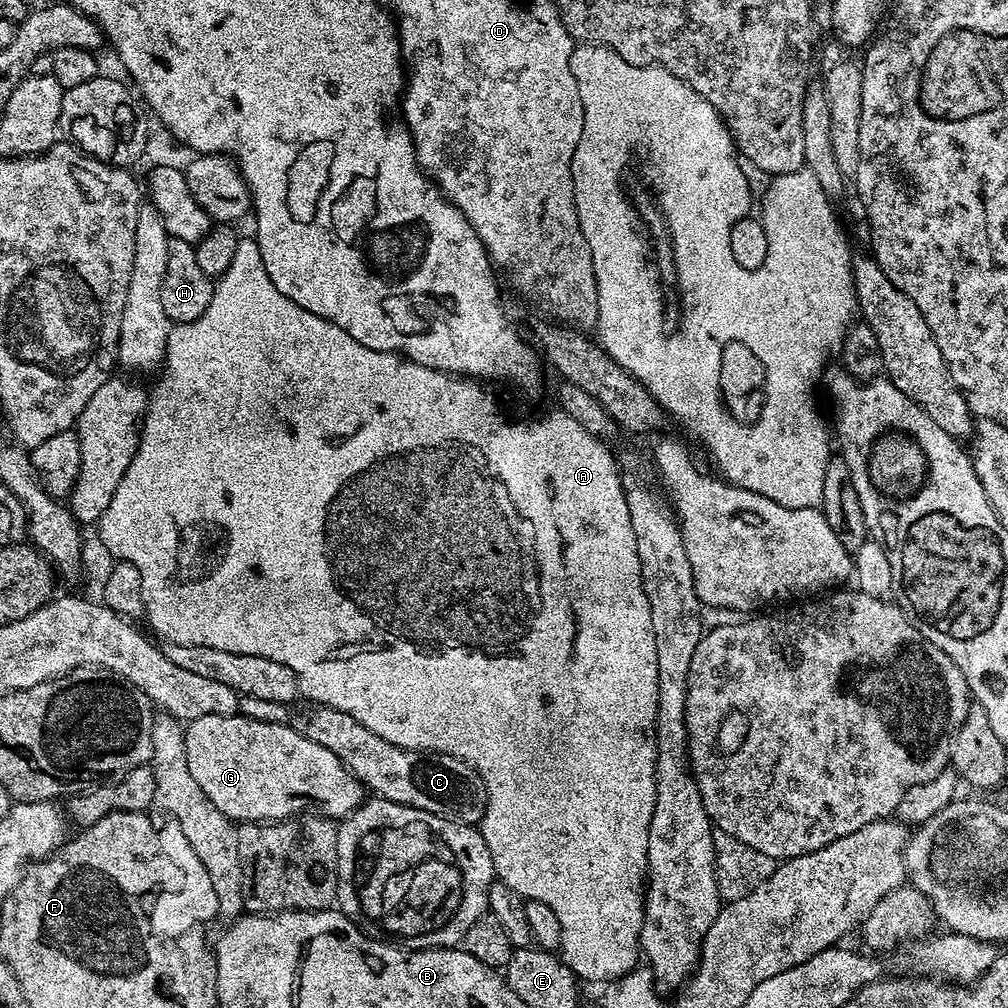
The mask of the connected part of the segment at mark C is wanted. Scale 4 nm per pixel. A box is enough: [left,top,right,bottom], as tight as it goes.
[290,704,488,826]

